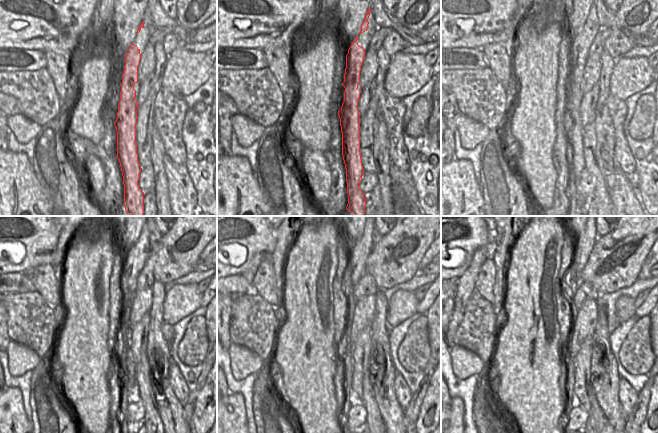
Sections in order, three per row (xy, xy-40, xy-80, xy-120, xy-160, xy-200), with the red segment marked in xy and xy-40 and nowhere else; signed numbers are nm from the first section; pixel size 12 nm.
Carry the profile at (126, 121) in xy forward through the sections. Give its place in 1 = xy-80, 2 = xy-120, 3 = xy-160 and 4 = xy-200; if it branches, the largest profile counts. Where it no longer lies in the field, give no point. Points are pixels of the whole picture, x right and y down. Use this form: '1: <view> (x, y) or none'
1: xy-80 (578, 53)
2: xy-120 (129, 275)
3: xy-160 (356, 253)
4: xy-200 (587, 236)

